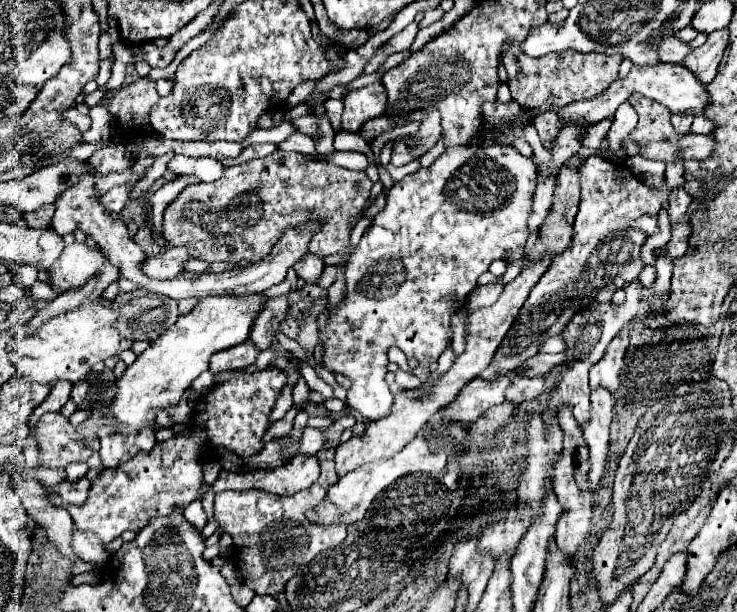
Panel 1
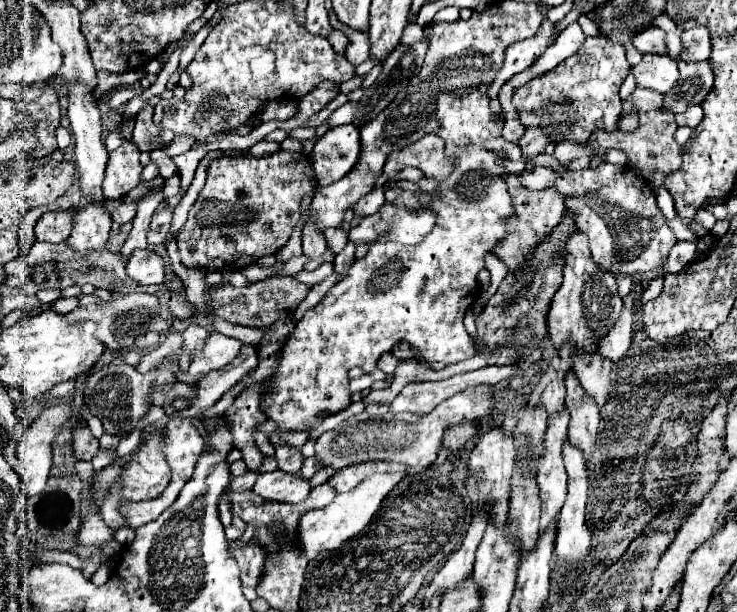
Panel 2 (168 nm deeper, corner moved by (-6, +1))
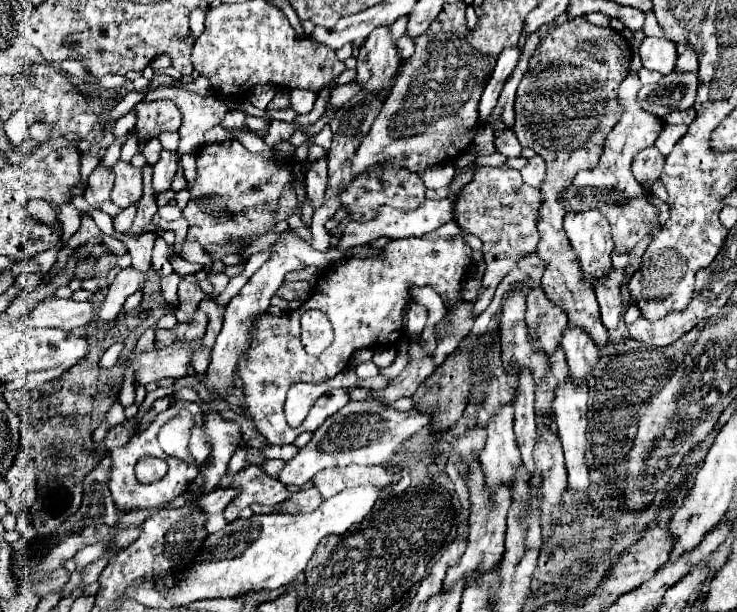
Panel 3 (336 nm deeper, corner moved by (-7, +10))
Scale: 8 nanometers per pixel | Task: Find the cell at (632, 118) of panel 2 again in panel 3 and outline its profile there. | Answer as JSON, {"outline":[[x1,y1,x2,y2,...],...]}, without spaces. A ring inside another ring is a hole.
{"outline":[[631,71,625,81,619,87,619,105,623,107,623,115,619,123,613,127,613,131,605,139,605,151,601,155,601,161,597,167,589,171,579,171,569,187,565,187,559,195,559,203,565,207,565,211,585,211,585,209,597,209,611,225,611,237,615,243,617,253,631,253,633,247,645,239,653,237,661,231,659,225,659,209,651,203,649,193,641,187,641,183,631,173,631,161,633,157,655,143,659,137,663,123,659,117,645,113,637,101,639,93,639,77,635,71]]}

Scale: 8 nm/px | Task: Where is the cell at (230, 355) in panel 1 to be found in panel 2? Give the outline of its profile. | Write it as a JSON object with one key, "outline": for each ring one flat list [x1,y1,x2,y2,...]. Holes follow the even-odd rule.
{"outline":[[212,332,210,338,206,338,206,346,202,346,202,350,198,350,198,354,194,354,190,368,186,372,178,370,174,374,174,378,184,384,194,384,200,378,204,378,208,372,230,364,238,356,240,346,242,346,240,340]]}

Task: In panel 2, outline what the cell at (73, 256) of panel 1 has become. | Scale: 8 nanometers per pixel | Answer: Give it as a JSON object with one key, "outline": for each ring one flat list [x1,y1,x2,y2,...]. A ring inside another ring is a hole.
{"outline":[[86,206,74,216,74,228,66,242,80,254,104,250,110,234,110,224,110,214,106,214,102,206]]}

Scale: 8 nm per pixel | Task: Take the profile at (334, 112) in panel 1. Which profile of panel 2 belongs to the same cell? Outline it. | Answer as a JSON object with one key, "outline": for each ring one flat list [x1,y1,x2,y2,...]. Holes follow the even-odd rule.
{"outline":[[338,126,328,130,314,146,310,162,314,166,314,176,320,186,330,186,332,182,344,178,360,154,360,134,354,126]]}

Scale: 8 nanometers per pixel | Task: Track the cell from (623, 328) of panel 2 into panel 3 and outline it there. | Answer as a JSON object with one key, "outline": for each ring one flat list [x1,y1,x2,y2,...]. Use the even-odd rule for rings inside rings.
{"outline":[[613,269,611,275,607,277,607,285,601,285,595,289,597,301,601,307,601,319,603,327,607,331,615,331,623,313,623,299,621,299,621,283,625,281,625,271,623,269]]}

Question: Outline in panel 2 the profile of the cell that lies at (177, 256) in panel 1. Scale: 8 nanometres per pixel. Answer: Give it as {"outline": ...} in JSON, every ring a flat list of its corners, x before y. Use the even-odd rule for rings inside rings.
{"outline":[[134,250,126,264,126,276,136,284,162,284,164,282,164,262,158,254,148,250]]}

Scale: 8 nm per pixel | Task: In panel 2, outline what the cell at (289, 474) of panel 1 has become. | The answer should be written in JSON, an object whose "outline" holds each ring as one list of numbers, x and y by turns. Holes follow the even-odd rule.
{"outline":[[274,470,274,472,260,474,252,492,256,492,264,500,298,504,298,502,306,500,306,496,310,492,310,484,306,480,300,480,294,474]]}

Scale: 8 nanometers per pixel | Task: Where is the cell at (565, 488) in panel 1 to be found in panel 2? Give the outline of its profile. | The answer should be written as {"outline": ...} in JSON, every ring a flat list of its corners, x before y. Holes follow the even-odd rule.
{"outline":[[570,370,566,374,566,406,570,410,570,426,568,438,574,446,578,446,586,458,590,458,596,450,596,432,600,424,598,406,586,390,582,388,576,374]]}

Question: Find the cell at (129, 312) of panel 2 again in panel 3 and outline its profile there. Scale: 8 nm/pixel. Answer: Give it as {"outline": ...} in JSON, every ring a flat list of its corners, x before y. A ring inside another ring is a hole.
{"outline":[[49,297,41,301,29,315,31,327,63,327,63,329,85,329,93,319,93,303]]}

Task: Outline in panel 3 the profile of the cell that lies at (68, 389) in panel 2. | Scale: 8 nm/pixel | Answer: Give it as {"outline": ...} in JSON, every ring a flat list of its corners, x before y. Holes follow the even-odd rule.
{"outline":[[119,341,109,347,99,360,98,365,101,368,111,368,115,365,120,353,124,348,124,342]]}

